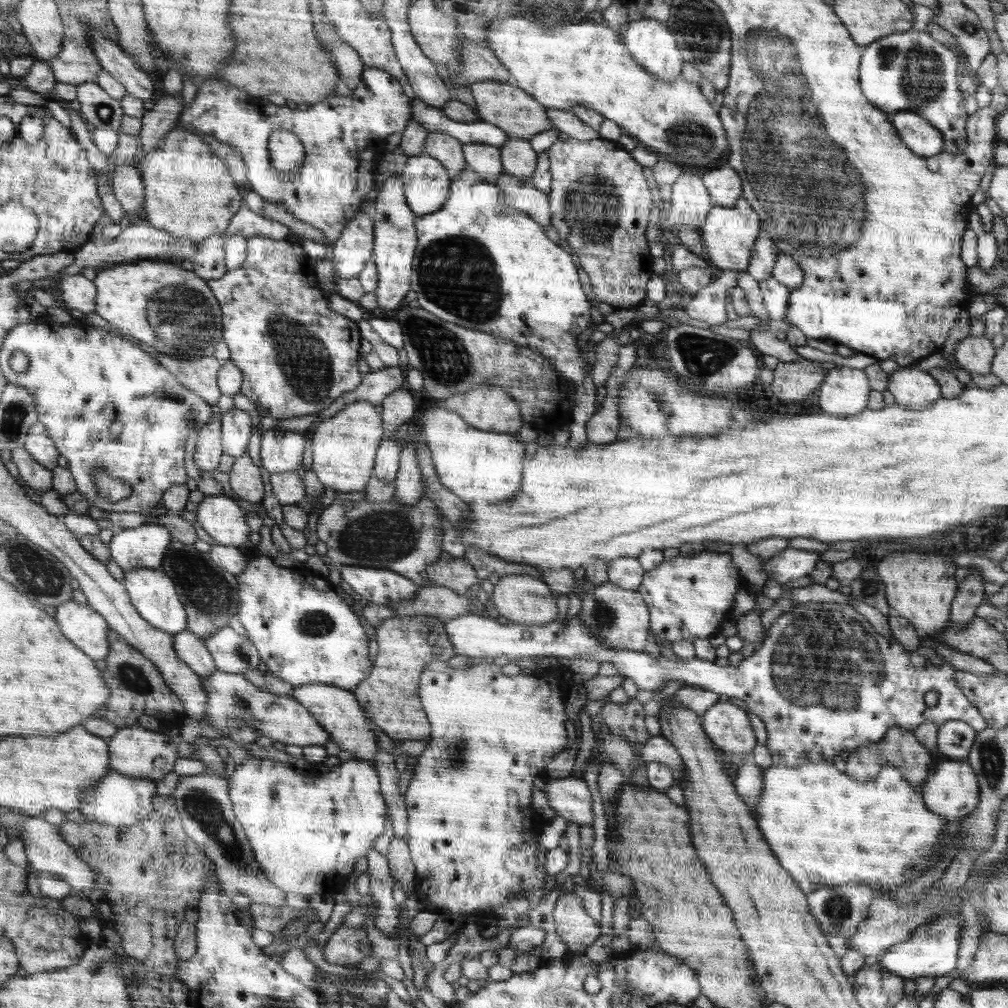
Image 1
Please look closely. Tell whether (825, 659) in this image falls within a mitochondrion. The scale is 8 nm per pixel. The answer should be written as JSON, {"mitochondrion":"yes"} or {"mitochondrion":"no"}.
{"mitochondrion":"yes"}

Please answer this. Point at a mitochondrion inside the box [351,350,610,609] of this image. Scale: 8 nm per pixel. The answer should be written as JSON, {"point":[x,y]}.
{"point":[537,389]}

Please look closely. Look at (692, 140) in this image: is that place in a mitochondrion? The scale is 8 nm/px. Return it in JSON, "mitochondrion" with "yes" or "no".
{"mitochondrion":"yes"}

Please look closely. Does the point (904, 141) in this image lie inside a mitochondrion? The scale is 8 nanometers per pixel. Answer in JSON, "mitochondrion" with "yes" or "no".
{"mitochondrion":"no"}

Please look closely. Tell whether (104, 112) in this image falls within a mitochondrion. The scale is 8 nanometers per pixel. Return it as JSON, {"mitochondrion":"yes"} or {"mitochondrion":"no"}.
{"mitochondrion":"yes"}

